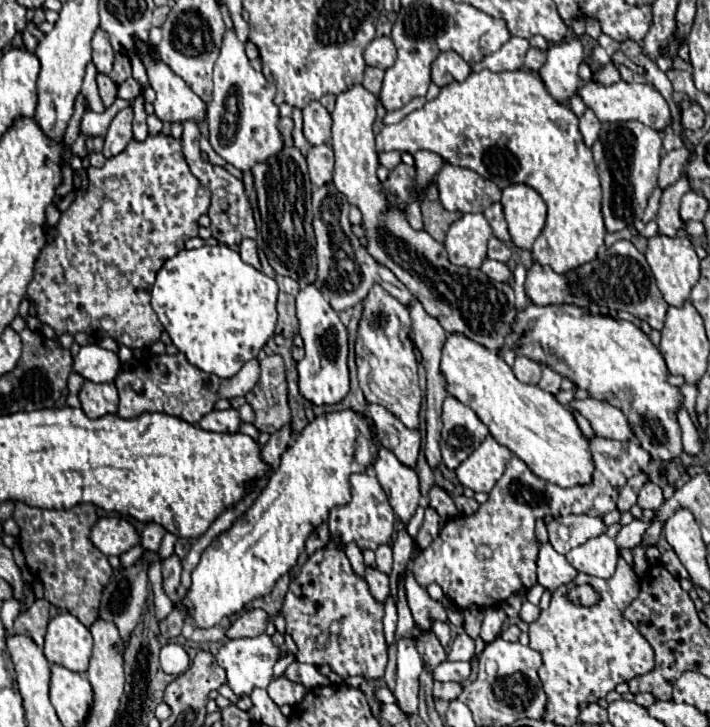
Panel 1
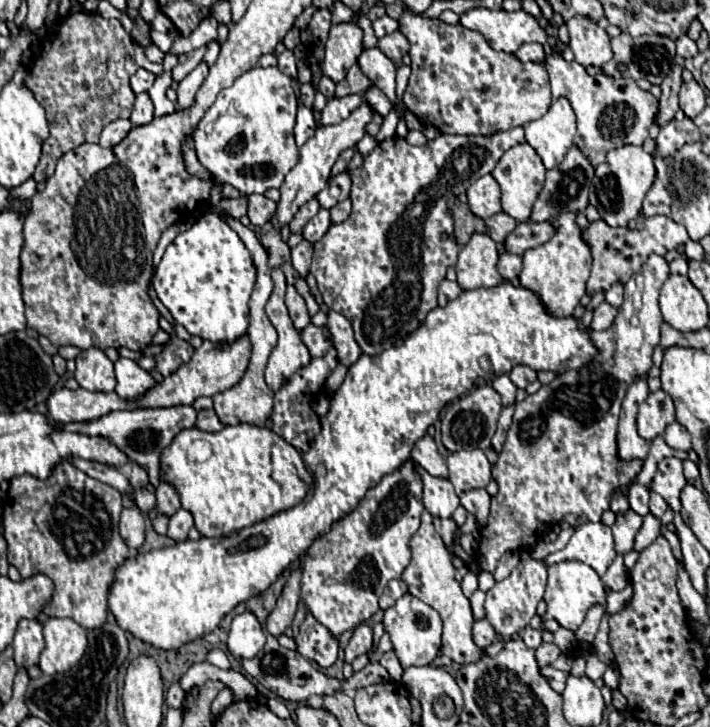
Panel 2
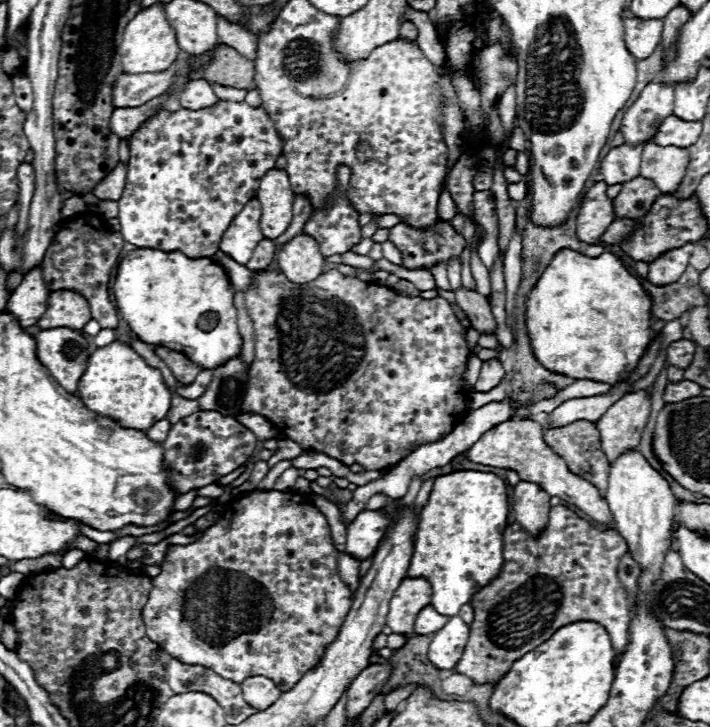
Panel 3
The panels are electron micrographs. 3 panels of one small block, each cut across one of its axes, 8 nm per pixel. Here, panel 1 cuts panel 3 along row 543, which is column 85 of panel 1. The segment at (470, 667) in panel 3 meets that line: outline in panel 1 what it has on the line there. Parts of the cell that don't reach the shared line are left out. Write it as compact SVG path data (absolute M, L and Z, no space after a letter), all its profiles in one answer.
M24 502L16 504L14 520L20 526L18 544L26 556L26 564L44 586L44 596L58 608L66 608L90 626L98 618L102 588L112 578L108 558L90 544L90 528L98 520L94 504L78 504L70 510L32 508Z

